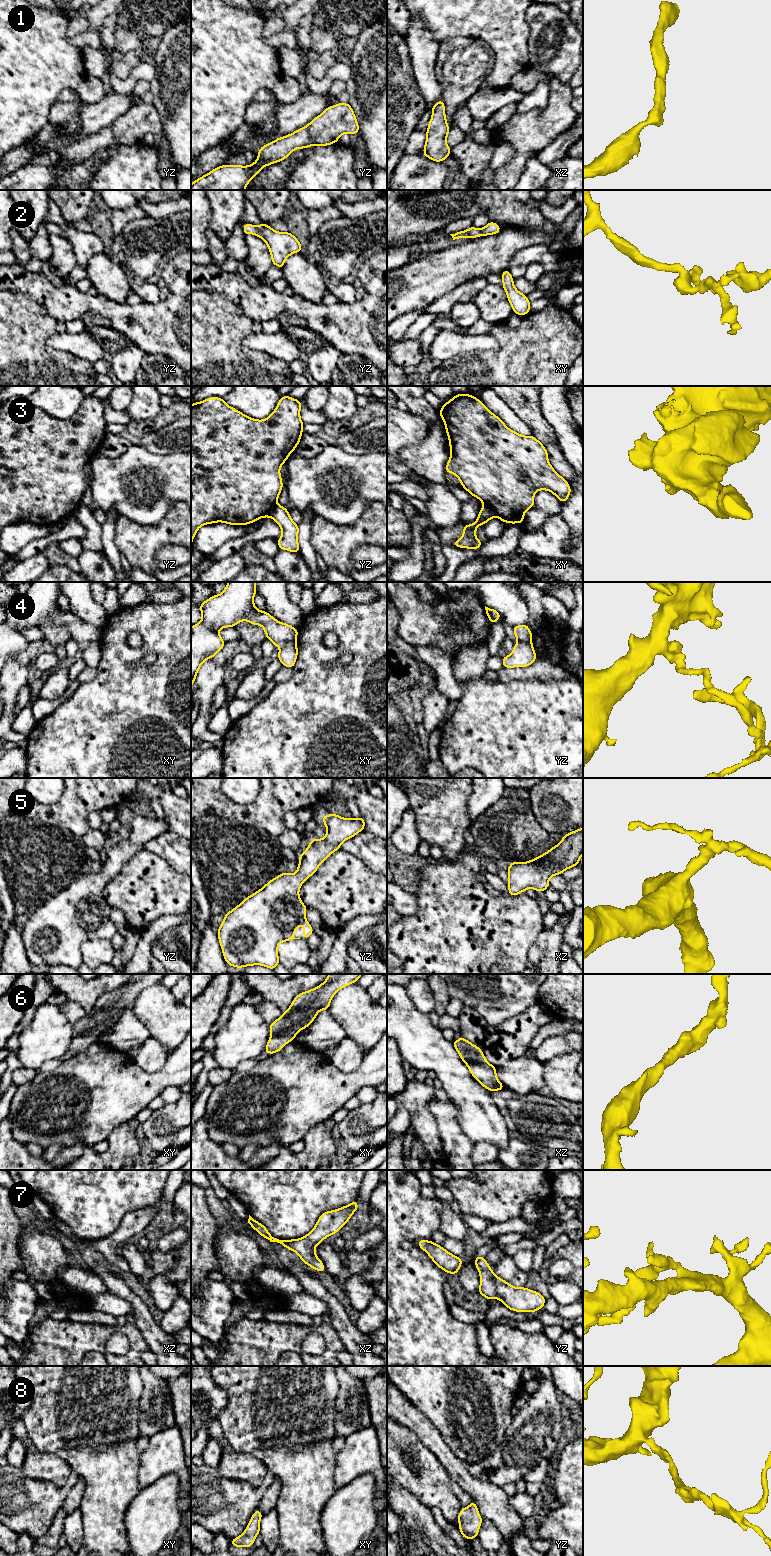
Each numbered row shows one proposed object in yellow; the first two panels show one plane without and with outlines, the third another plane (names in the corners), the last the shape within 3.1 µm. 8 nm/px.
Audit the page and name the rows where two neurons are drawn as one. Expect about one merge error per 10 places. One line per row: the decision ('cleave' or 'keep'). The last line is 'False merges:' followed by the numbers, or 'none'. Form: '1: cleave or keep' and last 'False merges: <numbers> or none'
1: keep
2: keep
3: cleave
4: cleave
5: keep
6: keep
7: keep
8: keep
False merges: 3, 4

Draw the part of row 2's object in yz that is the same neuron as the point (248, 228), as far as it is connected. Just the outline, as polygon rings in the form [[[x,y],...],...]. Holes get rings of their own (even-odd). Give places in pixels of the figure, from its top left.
[[[244,223],[243,231],[245,235],[255,234],[263,239],[269,248],[272,265],[276,265],[283,270],[285,260],[296,252],[301,252],[302,245],[290,232],[278,232],[273,230],[268,224],[254,226]]]

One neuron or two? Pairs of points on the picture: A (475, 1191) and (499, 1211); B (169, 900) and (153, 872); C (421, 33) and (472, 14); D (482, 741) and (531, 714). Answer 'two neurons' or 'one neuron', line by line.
A: one neuron
B: one neuron
C: two neurons
D: one neuron

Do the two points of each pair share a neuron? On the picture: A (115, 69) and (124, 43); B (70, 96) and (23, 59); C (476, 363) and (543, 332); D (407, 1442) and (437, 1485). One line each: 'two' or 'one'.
A: two
B: two
C: one
D: one

